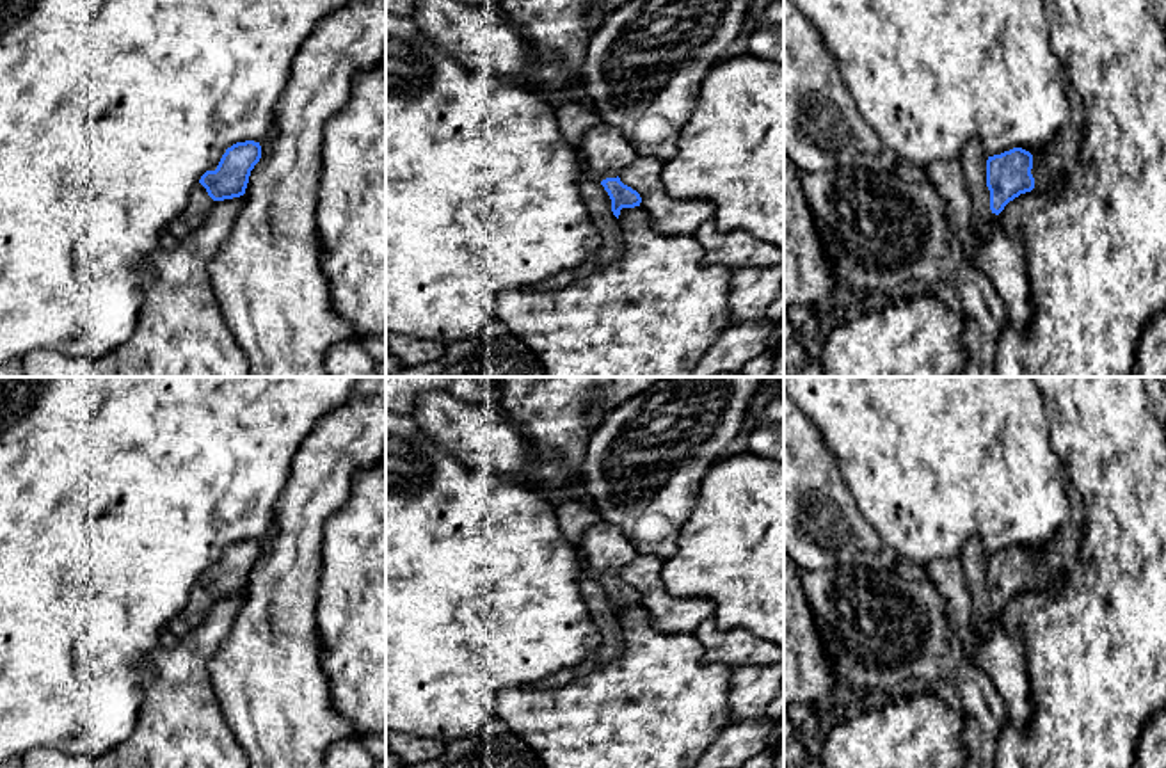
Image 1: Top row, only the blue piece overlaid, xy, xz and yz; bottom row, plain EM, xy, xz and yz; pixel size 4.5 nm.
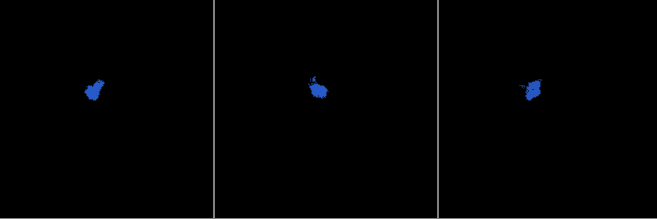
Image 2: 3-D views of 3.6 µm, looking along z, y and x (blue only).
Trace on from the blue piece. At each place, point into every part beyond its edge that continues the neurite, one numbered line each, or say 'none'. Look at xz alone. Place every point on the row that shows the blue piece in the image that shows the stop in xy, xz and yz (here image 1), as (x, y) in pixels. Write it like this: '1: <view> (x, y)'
1: xz (608, 150)

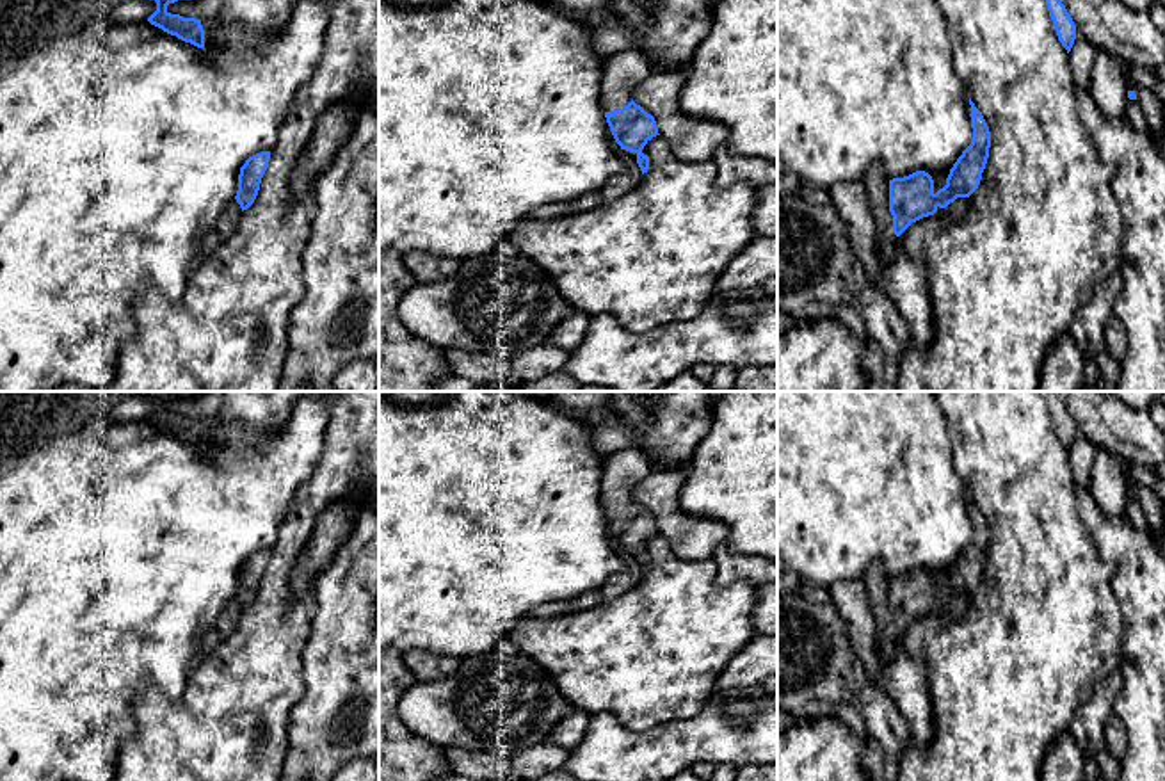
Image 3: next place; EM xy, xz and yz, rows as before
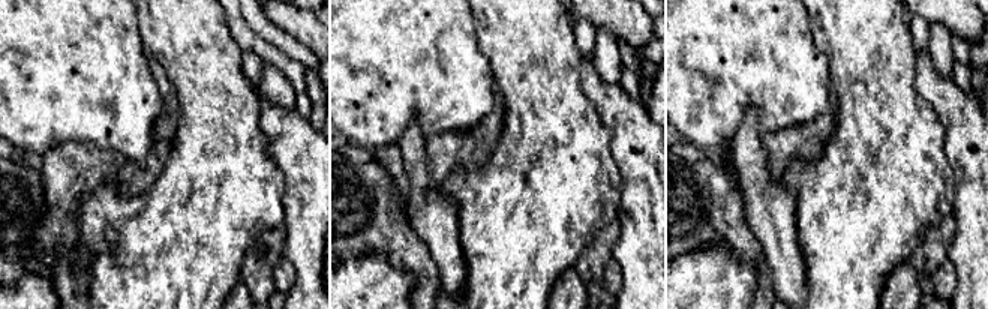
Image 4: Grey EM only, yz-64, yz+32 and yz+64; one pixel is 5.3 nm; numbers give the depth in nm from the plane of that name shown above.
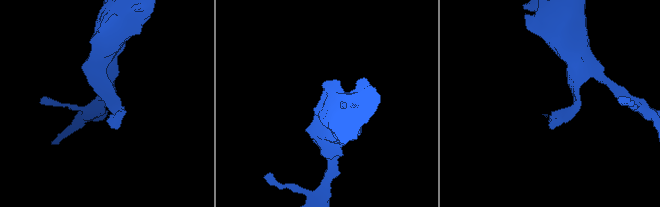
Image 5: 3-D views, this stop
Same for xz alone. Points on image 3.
1: xz (623, 72)

